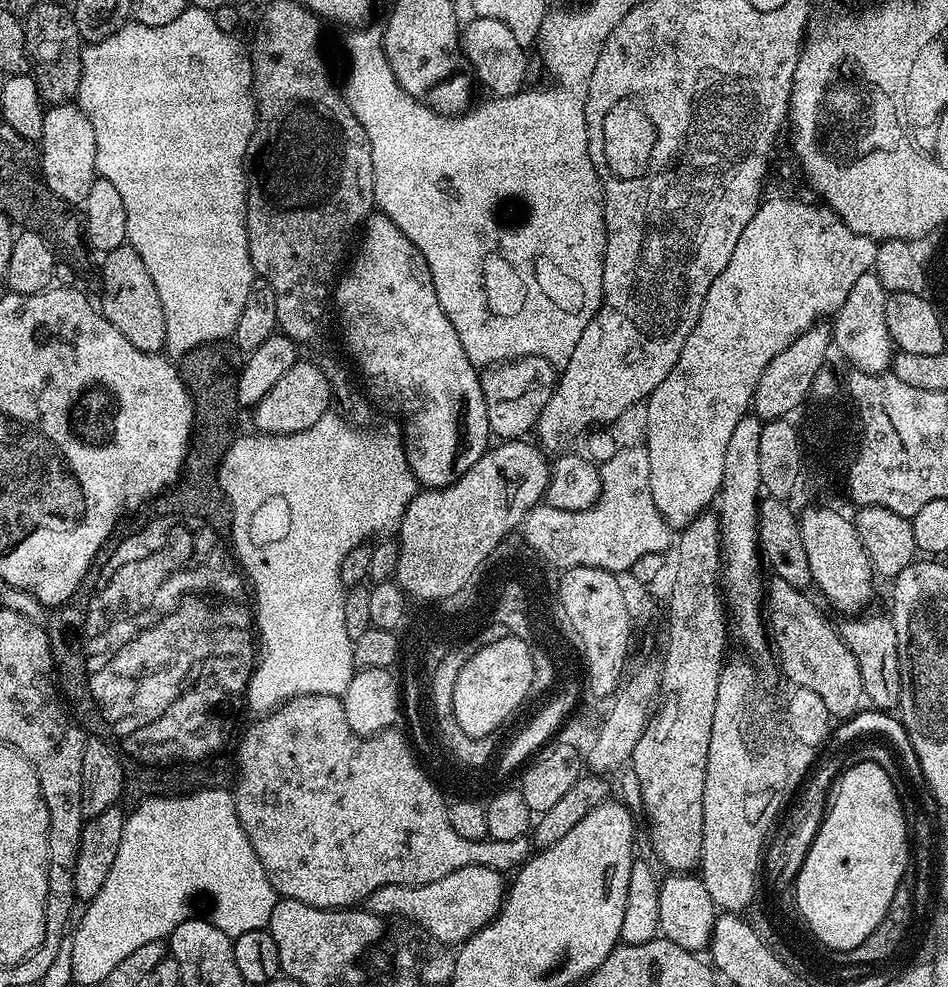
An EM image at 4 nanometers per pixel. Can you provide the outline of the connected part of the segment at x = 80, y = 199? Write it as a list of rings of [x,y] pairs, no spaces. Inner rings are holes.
[[[79,103],[54,104],[45,111],[38,148],[40,171],[45,186],[66,203],[73,206],[83,205],[90,186],[98,178],[98,173],[94,126]]]

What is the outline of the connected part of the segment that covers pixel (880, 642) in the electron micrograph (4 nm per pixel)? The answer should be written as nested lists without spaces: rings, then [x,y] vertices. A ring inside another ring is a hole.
[[[871,612],[845,619],[848,621],[839,625],[840,636],[848,641],[850,650],[858,662],[858,674],[862,674],[863,699],[873,709],[892,710],[900,703],[900,667],[896,649],[898,638],[894,634],[891,615],[884,613],[883,616],[880,612]]]

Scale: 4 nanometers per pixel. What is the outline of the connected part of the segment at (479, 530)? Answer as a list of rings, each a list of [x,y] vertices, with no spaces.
[[[521,438],[497,443],[497,448],[496,445],[489,447],[488,451],[482,453],[478,458],[478,462],[474,462],[474,466],[470,466],[470,470],[466,470],[466,474],[462,474],[462,478],[455,480],[449,488],[429,488],[416,493],[416,496],[406,508],[405,516],[398,525],[398,533],[400,532],[400,536],[398,535],[398,543],[400,549],[398,550],[398,566],[396,567],[395,575],[397,581],[406,582],[408,588],[413,593],[416,592],[421,596],[445,596],[449,592],[456,592],[457,589],[460,589],[460,584],[464,584],[464,580],[469,579],[472,569],[476,567],[476,564],[480,560],[483,560],[484,554],[488,552],[489,548],[492,548],[493,544],[496,544],[496,540],[503,535],[503,531],[507,531],[509,525],[515,524],[516,520],[520,519],[521,512],[529,504],[532,504],[532,500],[535,500],[536,496],[540,496],[542,493],[548,491],[548,478],[550,475],[549,457],[535,443],[532,443],[532,445],[527,444],[528,442],[527,439]]]

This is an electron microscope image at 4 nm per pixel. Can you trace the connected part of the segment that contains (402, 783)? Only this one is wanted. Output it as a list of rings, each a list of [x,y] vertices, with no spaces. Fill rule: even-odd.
[[[293,696],[291,700],[285,700],[275,712],[261,715],[257,720],[260,721],[250,725],[245,732],[243,729],[238,740],[238,747],[234,752],[234,760],[238,765],[238,771],[234,776],[236,813],[242,822],[242,830],[246,830],[246,838],[250,842],[250,846],[254,846],[254,854],[258,854],[262,866],[268,871],[268,877],[274,890],[285,900],[297,900],[306,906],[314,906],[315,908],[351,909],[353,906],[363,905],[367,896],[373,894],[380,887],[438,882],[439,879],[446,878],[448,874],[452,874],[456,870],[479,864],[508,874],[519,869],[520,865],[533,855],[534,845],[528,836],[510,838],[506,842],[462,838],[462,834],[458,834],[458,830],[450,822],[450,818],[444,816],[443,810],[438,806],[433,787],[426,782],[424,768],[418,770],[415,765],[407,767],[410,758],[404,753],[410,746],[409,737],[403,731],[401,731],[402,733],[396,732],[397,730],[379,732],[376,736],[359,736],[350,728],[350,722],[346,722],[346,710],[341,697]]]

